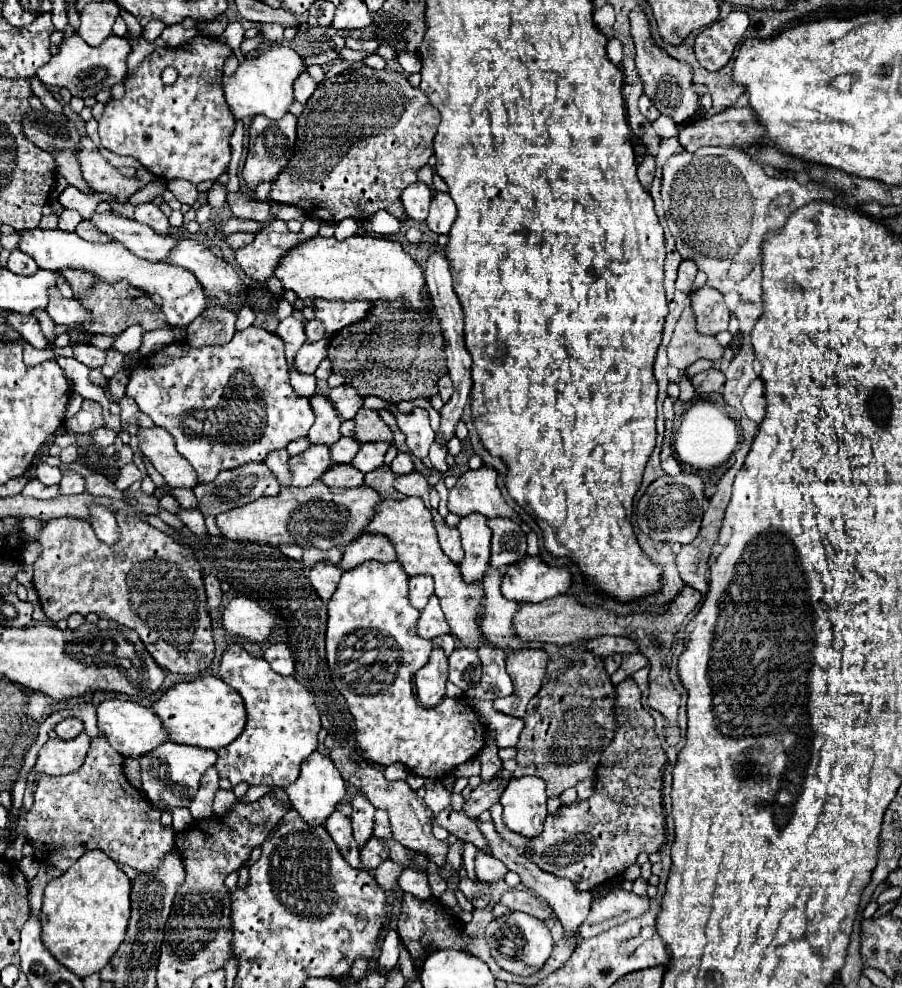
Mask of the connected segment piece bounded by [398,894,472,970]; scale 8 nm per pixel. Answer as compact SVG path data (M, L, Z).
M404 894L404 898L402 898L398 934L404 942L404 946L408 948L416 970L418 970L418 966L422 966L422 958L426 958L426 954L430 950L442 950L442 948L468 950L468 944L472 942L472 936L468 936L464 932L464 926L458 922L458 918L454 916L454 912L450 908L446 908L440 900L434 900L434 898L422 900L412 894Z

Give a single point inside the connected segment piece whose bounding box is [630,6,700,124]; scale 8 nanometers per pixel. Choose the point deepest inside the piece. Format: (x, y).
(667, 82)

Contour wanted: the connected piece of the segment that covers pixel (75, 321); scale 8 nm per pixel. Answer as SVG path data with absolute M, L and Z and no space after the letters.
M60 292L58 294L50 294L50 302L46 304L46 312L50 314L50 318L56 324L72 326L76 330L80 330L78 326L84 322L84 318L90 316L86 310L82 310L82 306L76 300L64 298Z

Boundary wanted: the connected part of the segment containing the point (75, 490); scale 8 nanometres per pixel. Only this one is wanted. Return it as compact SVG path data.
M64 470L62 472L60 494L82 494L84 490L86 490L86 482L78 472L74 472L74 470Z

